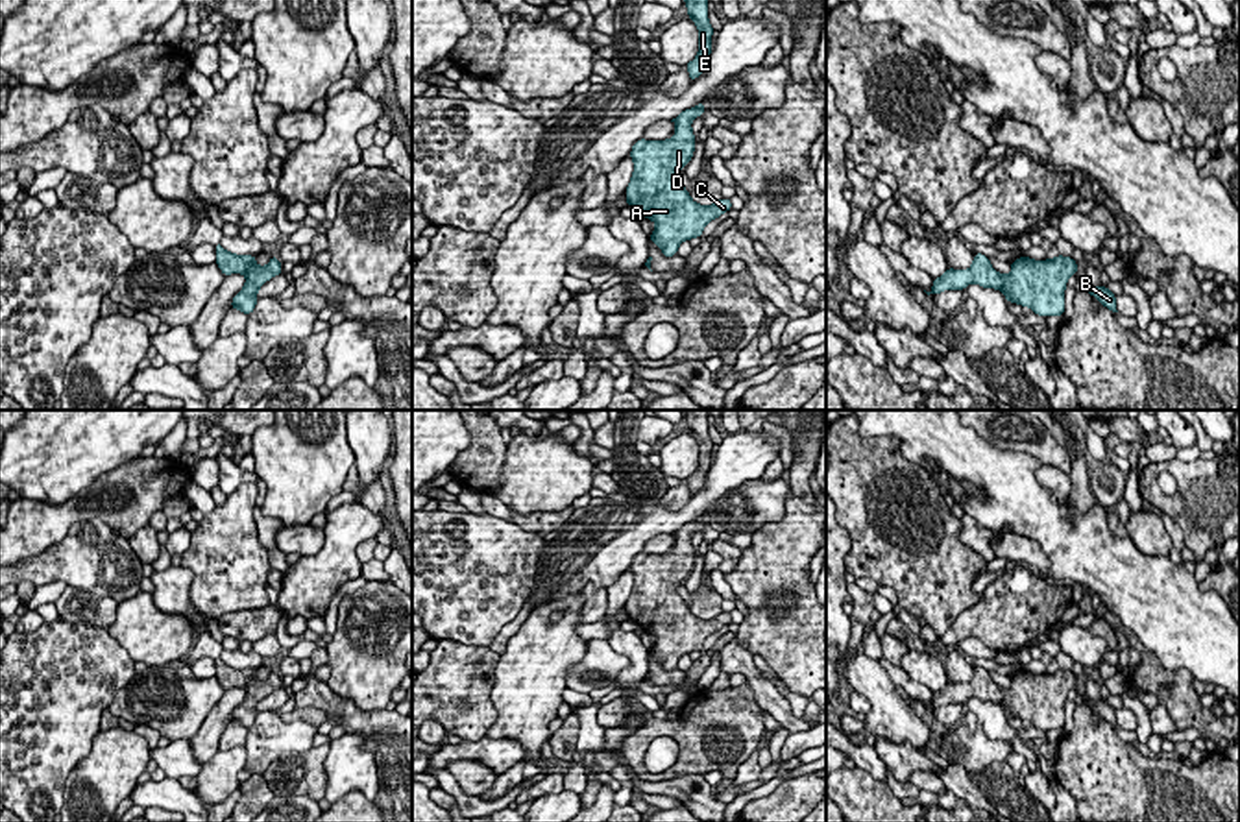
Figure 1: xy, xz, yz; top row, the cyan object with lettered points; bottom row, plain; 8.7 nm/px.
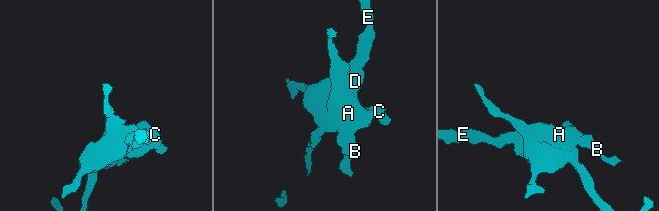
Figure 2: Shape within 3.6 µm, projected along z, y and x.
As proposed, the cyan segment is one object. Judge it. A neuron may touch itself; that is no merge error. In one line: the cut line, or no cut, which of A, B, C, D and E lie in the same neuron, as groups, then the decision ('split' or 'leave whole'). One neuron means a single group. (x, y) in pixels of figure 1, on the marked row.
no cut; A B C D E; leave whole

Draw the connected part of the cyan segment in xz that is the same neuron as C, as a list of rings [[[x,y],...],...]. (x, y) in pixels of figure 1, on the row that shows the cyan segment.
[[[704,102],[682,111],[671,120],[675,124],[673,139],[639,139],[628,153],[634,172],[625,192],[626,203],[656,224],[649,240],[662,249],[663,257],[675,257],[684,240],[700,238],[711,220],[732,209],[728,198],[713,205],[695,203],[676,177],[695,151],[691,122],[704,111]]]

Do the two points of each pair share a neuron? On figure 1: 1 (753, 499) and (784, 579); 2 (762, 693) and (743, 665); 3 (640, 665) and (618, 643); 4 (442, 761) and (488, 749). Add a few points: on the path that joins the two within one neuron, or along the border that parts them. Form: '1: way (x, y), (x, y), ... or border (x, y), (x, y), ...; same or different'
1: border (788, 499), (778, 519), (753, 532); different
2: way (760, 686), (751, 673); same
3: way (638, 660), (623, 645); same
4: way (453, 752), (477, 750); same

